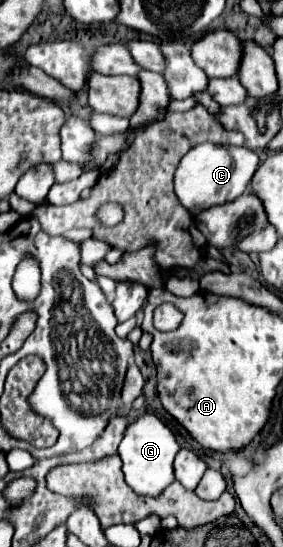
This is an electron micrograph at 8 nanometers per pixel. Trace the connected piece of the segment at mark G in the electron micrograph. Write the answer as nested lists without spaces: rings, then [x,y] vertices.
[[[142,414],[140,418],[136,418],[136,422],[132,422],[126,428],[126,434],[118,448],[118,454],[124,462],[122,470],[128,486],[142,496],[162,494],[162,490],[166,490],[166,486],[170,486],[170,482],[176,480],[172,462],[178,450],[180,450],[180,444],[176,440],[176,434],[162,422],[162,418],[154,414]]]

